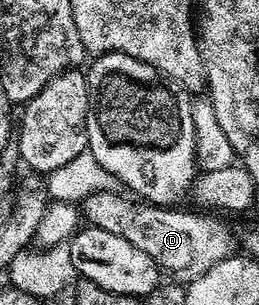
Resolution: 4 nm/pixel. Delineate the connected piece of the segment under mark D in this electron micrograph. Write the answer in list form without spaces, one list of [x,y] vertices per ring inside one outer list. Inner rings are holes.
[[[103,190],[101,194],[91,194],[84,199],[82,214],[87,225],[114,232],[114,236],[122,236],[122,240],[130,240],[134,248],[142,248],[146,256],[153,258],[161,271],[168,273],[169,270],[172,273],[169,275],[178,276],[181,283],[193,282],[218,261],[231,257],[237,251],[237,235],[235,238],[227,224],[216,218],[217,215],[208,216],[206,212],[191,214],[188,210],[180,210],[184,208],[153,206],[139,197],[120,193],[124,192]]]

